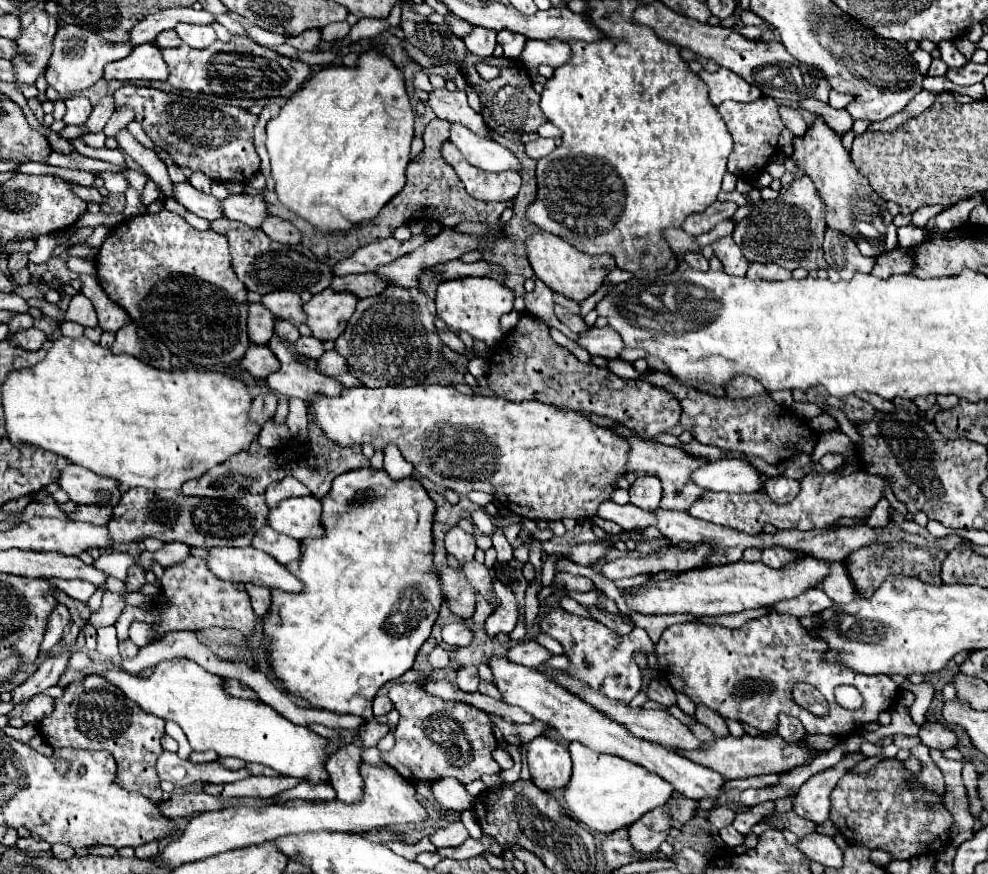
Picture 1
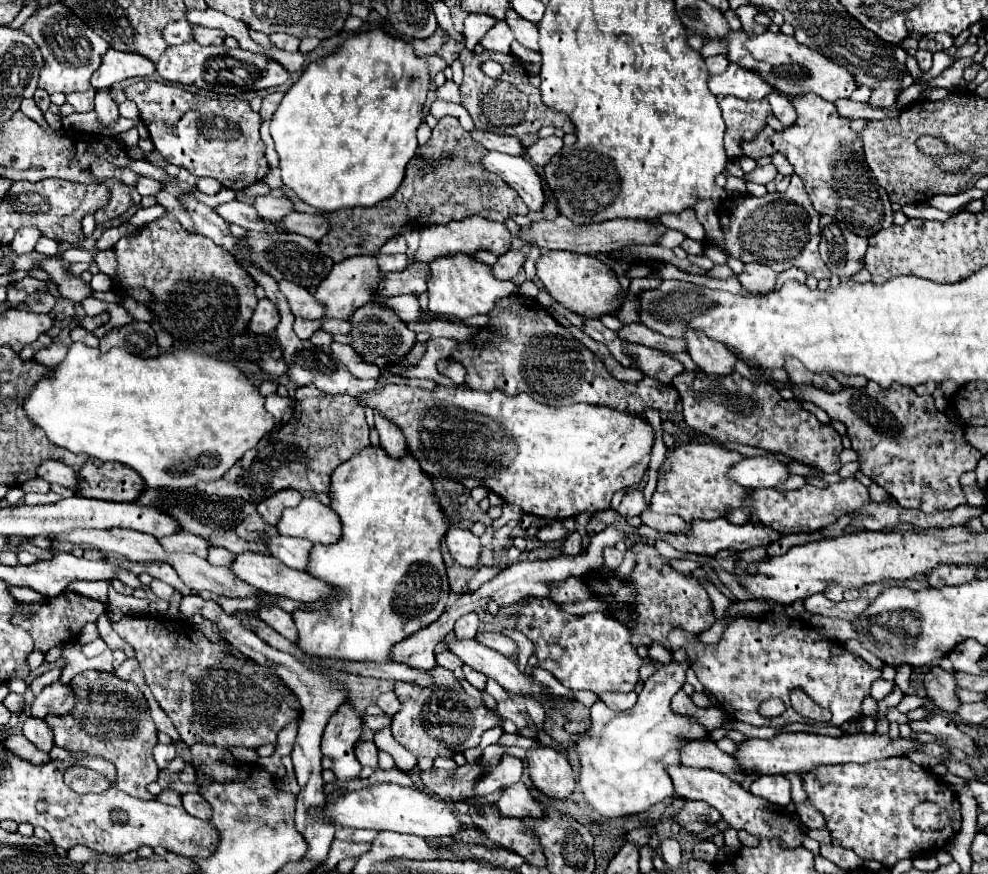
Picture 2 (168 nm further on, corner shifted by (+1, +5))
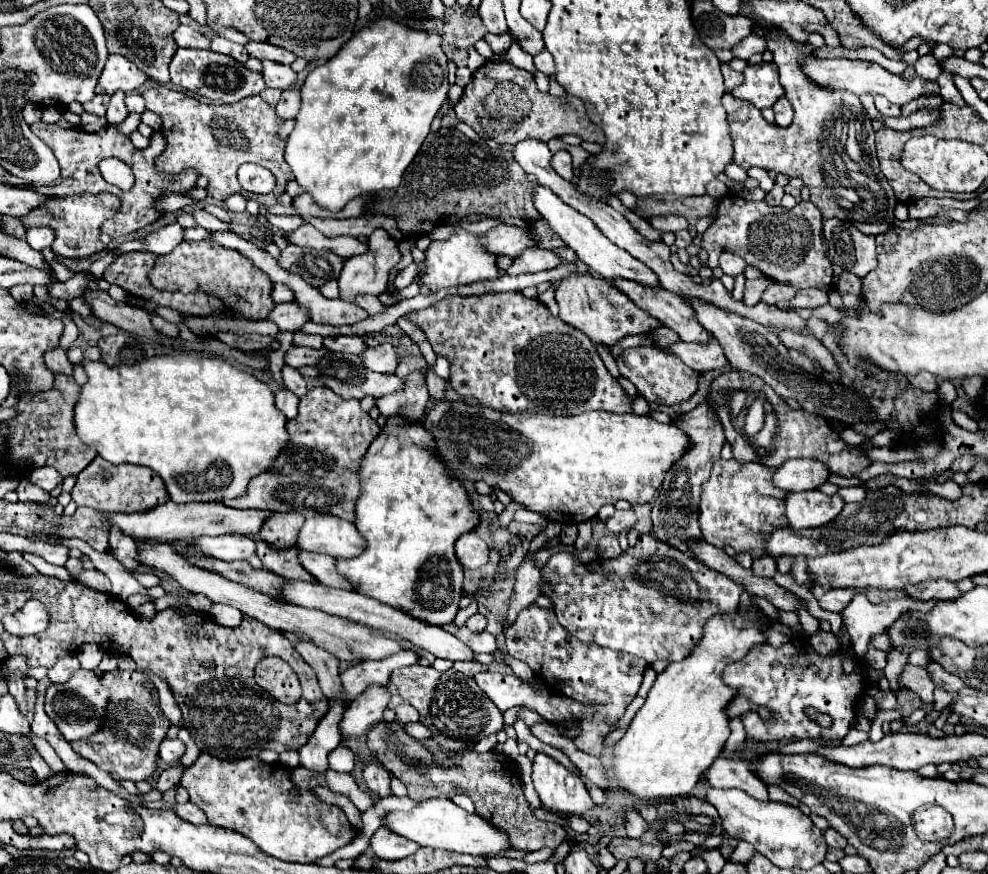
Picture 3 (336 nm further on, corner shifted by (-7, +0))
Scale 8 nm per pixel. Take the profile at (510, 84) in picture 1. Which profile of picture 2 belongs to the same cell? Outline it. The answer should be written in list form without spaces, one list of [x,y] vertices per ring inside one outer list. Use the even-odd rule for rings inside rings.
[[[463,49],[459,57],[461,57],[463,69],[465,69],[465,77],[461,83],[461,105],[467,109],[467,113],[471,115],[477,129],[491,131],[497,135],[519,137],[521,143],[527,147],[537,143],[537,139],[539,139],[537,131],[545,125],[559,127],[565,133],[575,133],[575,125],[573,125],[573,121],[569,121],[569,117],[565,113],[559,113],[551,107],[543,105],[539,89],[535,89],[529,83],[523,63],[517,57],[513,57],[511,53],[505,55],[505,53],[495,53],[495,51],[483,51],[481,55],[477,55],[469,49]],[[487,59],[493,59],[503,67],[501,77],[493,79],[481,71],[481,65]]]

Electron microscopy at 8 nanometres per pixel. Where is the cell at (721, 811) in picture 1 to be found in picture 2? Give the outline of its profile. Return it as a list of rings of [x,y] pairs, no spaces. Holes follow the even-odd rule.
[[[685,801],[683,809],[673,815],[673,821],[691,833],[701,833],[719,819],[721,819],[719,811],[703,801]]]

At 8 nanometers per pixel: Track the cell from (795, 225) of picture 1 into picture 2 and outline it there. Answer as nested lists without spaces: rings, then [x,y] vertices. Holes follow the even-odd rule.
[[[791,175],[791,185],[785,193],[767,193],[763,197],[735,195],[719,203],[719,225],[723,231],[721,245],[727,255],[743,263],[761,263],[775,273],[799,267],[815,279],[829,279],[831,271],[819,257],[819,213],[813,209],[803,181]]]

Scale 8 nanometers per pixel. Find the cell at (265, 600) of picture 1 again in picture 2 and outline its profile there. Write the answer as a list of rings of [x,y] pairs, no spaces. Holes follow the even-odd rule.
[[[271,607],[271,609],[259,609],[259,615],[261,619],[271,625],[277,633],[281,633],[283,637],[287,637],[289,641],[297,641],[297,627],[295,627],[295,621],[289,613],[285,613],[281,607]]]

